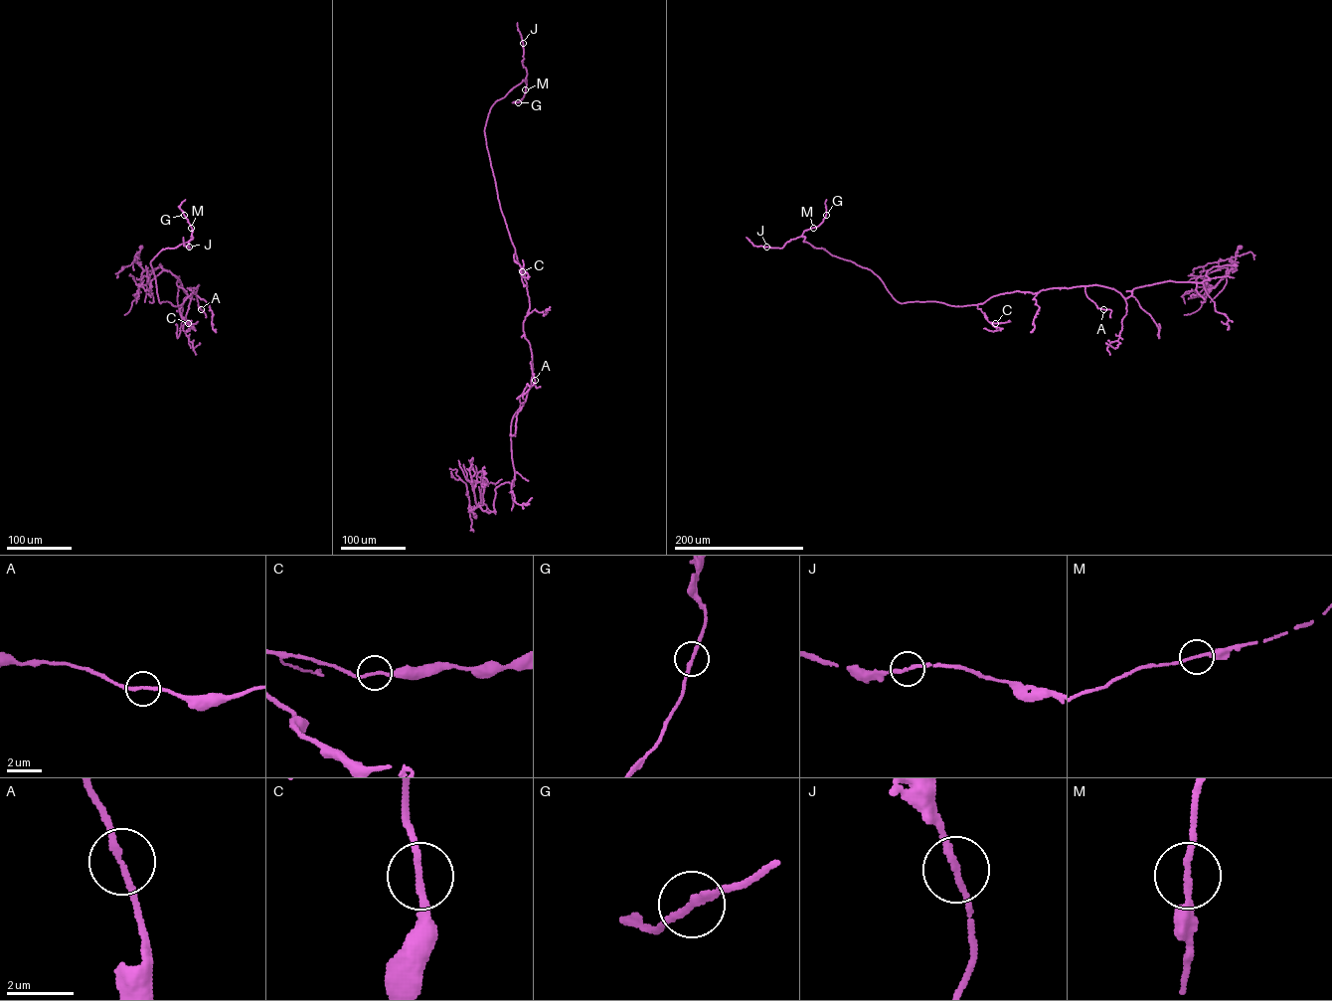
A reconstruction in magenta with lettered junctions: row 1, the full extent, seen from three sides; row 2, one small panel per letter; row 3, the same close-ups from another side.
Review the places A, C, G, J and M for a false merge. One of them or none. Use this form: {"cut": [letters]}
{"cut": []}

